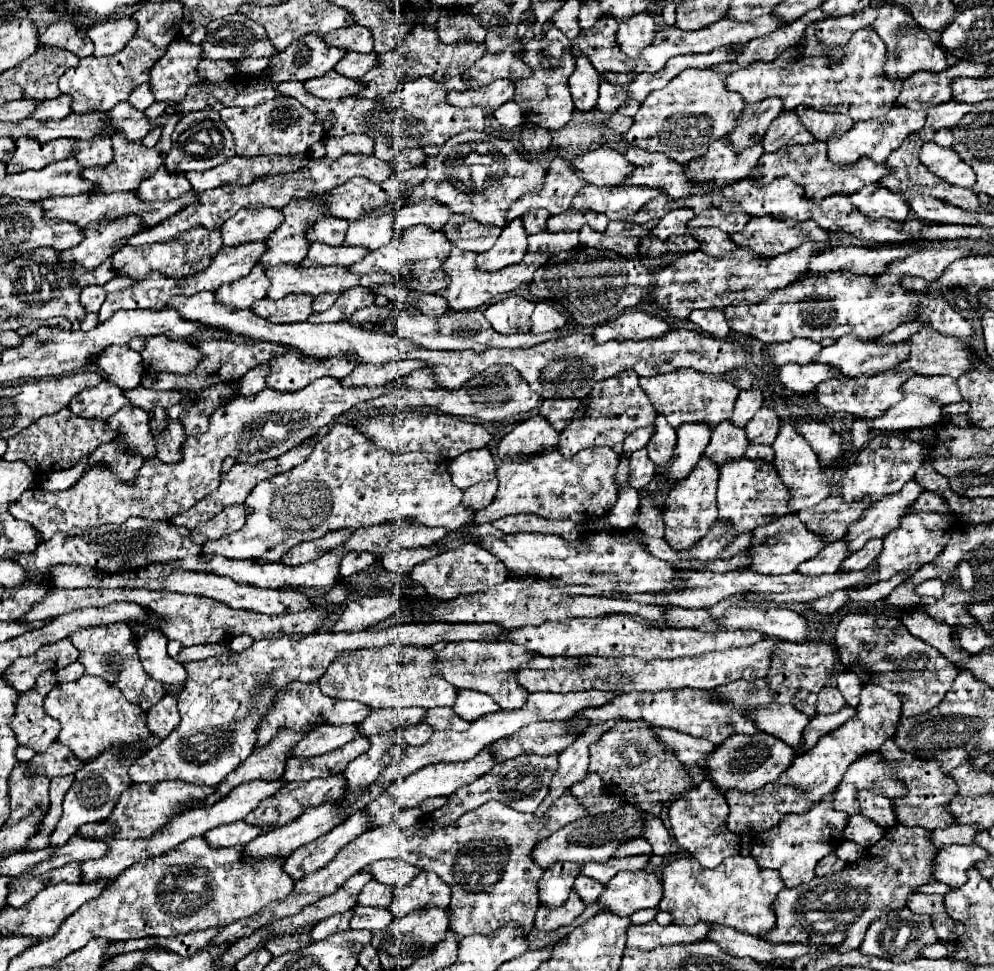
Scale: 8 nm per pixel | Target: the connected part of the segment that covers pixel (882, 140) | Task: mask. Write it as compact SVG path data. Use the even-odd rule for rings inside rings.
M895 106L895 108L891 108L891 112L883 120L861 120L861 122L855 122L855 126L845 136L841 136L841 138L833 136L827 142L827 152L829 152L829 158L835 166L851 166L851 164L855 164L855 160L859 160L863 156L881 164L881 162L887 160L887 156L895 148L899 148L899 144L911 132L921 130L923 124L925 124L925 114L923 112L911 112L909 108Z

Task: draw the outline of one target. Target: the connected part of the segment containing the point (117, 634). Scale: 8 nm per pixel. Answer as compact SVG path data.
M125 622L111 624L111 626L83 628L83 630L73 632L69 636L69 640L79 650L79 662L85 666L87 674L101 676L109 684L117 686L129 702L139 704L145 712L163 698L163 684L159 684L159 680L151 680L145 674L145 670L139 662L137 650L135 650L135 640L131 636L131 628Z

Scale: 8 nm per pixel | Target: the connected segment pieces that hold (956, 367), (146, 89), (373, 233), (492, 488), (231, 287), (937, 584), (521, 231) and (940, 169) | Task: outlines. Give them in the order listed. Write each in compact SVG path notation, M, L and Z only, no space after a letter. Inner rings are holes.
M923 328L905 342L909 342L909 356L895 366L895 372L913 370L919 376L945 374L959 378L971 368L971 352L957 338L943 336L933 328Z
M141 84L139 88L135 88L135 90L131 92L131 96L129 96L127 102L133 104L133 108L147 110L147 108L155 102L155 98L153 98L153 94L151 94L151 86L149 86L149 84Z
M389 212L379 218L367 218L367 220L353 220L349 222L343 246L361 246L367 250L381 248L393 238L393 216L395 212Z
M497 480L475 484L475 486L465 490L463 504L473 508L473 510L481 510L481 508L485 508L485 506L489 506L493 502L495 492L497 492Z
M255 266L251 270L249 276L233 282L233 284L225 284L223 288L219 288L215 292L215 300L219 304L225 304L229 308L235 310L243 310L243 308L251 308L251 304L259 298L267 296L267 288L269 288L269 280L265 276L265 268L263 266Z
M927 580L921 586L915 588L915 592L919 596L933 596L933 598L941 598L943 596L943 582L941 580Z
M513 220L507 228L503 228L495 246L477 256L477 268L497 272L505 266L519 264L525 252L527 252L527 232L521 220Z
M927 142L919 152L919 160L931 174L953 186L971 188L975 184L975 172L971 172L971 166L965 164L953 148L943 148L935 142Z

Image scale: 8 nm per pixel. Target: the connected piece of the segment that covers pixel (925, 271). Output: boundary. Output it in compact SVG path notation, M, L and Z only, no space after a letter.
M957 248L919 250L919 252L913 252L911 256L905 256L903 260L893 260L887 266L887 272L881 272L879 276L875 276L875 280L879 280L879 284L897 284L901 282L903 276L919 276L931 282L931 280L937 280L951 262L965 256L967 254Z

